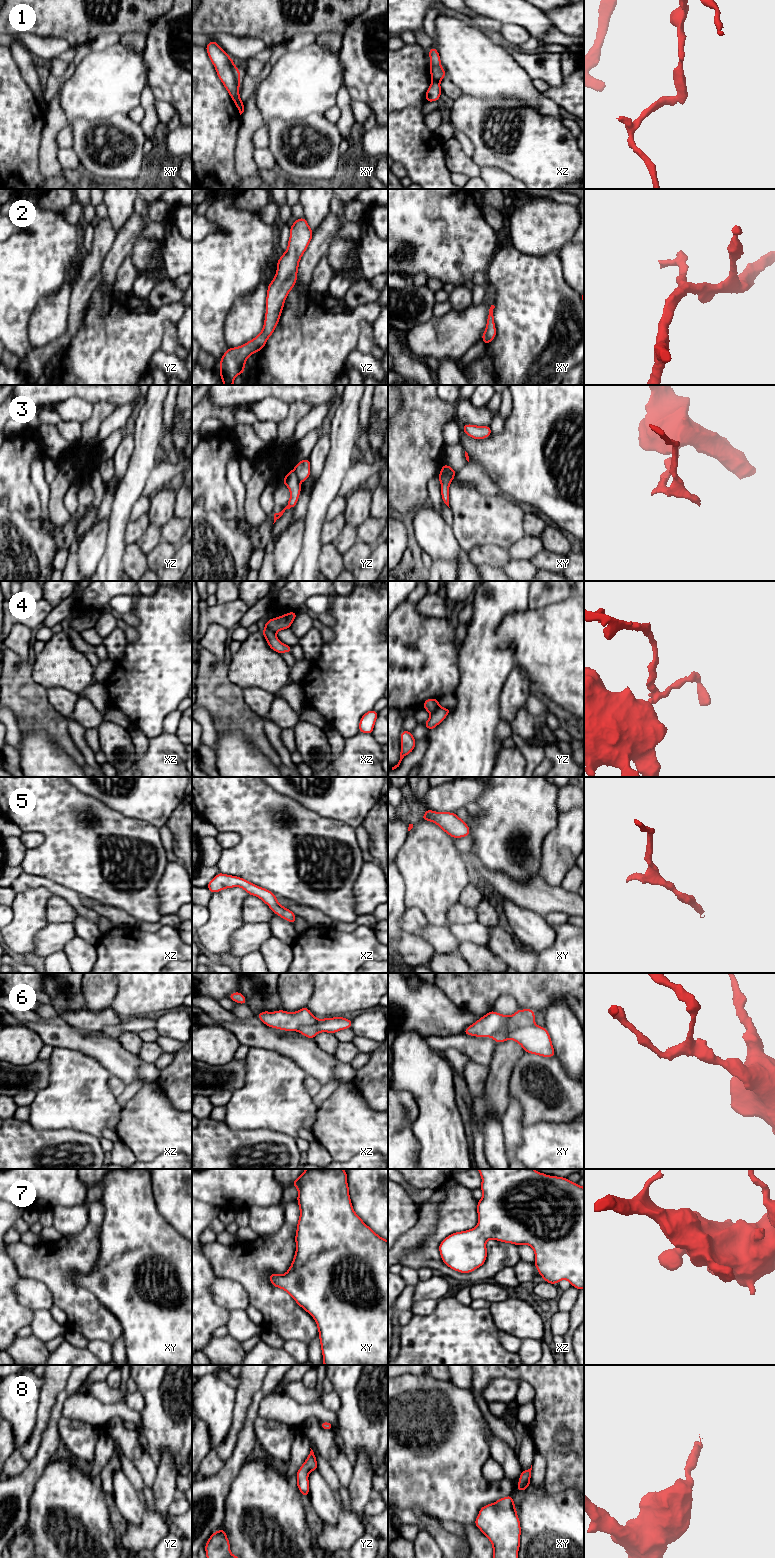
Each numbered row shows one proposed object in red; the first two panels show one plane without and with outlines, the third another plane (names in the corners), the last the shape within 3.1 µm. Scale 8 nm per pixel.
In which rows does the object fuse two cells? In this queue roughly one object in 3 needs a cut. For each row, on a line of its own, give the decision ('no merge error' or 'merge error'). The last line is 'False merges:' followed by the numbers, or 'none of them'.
1: merge error
2: no merge error
3: merge error
4: merge error
5: no merge error
6: no merge error
7: no merge error
8: no merge error
False merges: 1, 3, 4

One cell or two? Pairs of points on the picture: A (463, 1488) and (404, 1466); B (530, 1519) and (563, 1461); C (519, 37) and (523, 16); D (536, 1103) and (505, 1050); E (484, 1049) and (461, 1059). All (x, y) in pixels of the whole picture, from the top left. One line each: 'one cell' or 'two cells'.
A: one cell
B: two cells
C: two cells
D: two cells
E: two cells

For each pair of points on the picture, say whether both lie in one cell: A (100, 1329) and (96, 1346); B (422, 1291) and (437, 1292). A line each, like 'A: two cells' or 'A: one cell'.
A: two cells
B: one cell

